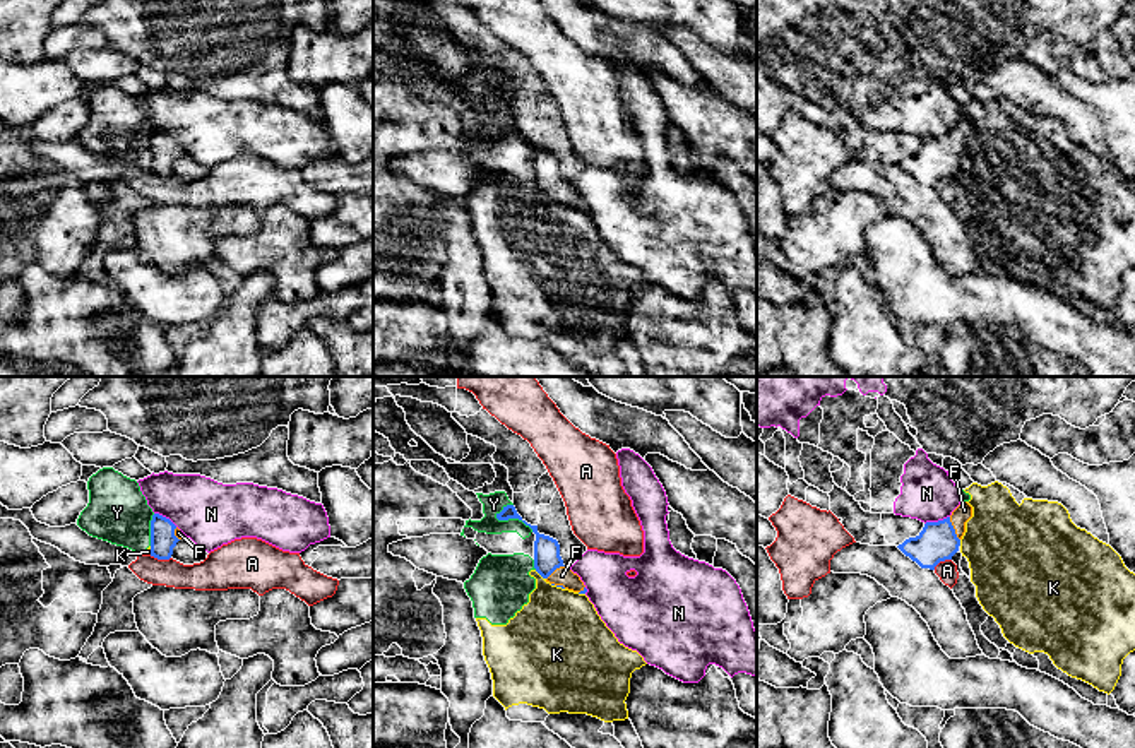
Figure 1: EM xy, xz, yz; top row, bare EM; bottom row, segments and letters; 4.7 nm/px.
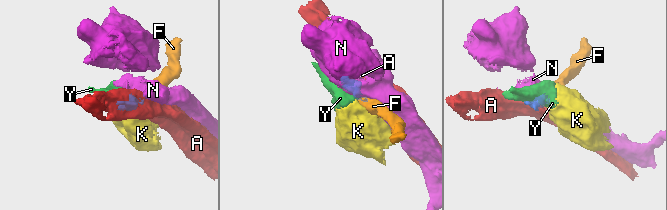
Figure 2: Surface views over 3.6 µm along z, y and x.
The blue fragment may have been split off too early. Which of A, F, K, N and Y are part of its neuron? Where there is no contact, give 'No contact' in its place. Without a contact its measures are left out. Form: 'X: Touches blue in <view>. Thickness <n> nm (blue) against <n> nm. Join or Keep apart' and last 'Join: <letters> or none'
A: Touches blue in xy. Thickness 120 nm (blue) against 140 nm. Keep apart
F: Touches blue in yz. Thickness 180 nm (blue) against 80 nm. Join
K: Touches blue in xz. Thickness 130 nm (blue) against 340 nm. Keep apart
N: Touches blue in yz. Thickness 180 nm (blue) against 260 nm. Keep apart
Y: Touches blue in xz. Thickness 130 nm (blue) against 100 nm. Keep apart
Join: F

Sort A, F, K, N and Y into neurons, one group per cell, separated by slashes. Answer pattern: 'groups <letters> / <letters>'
groups A / F / K Y / N

